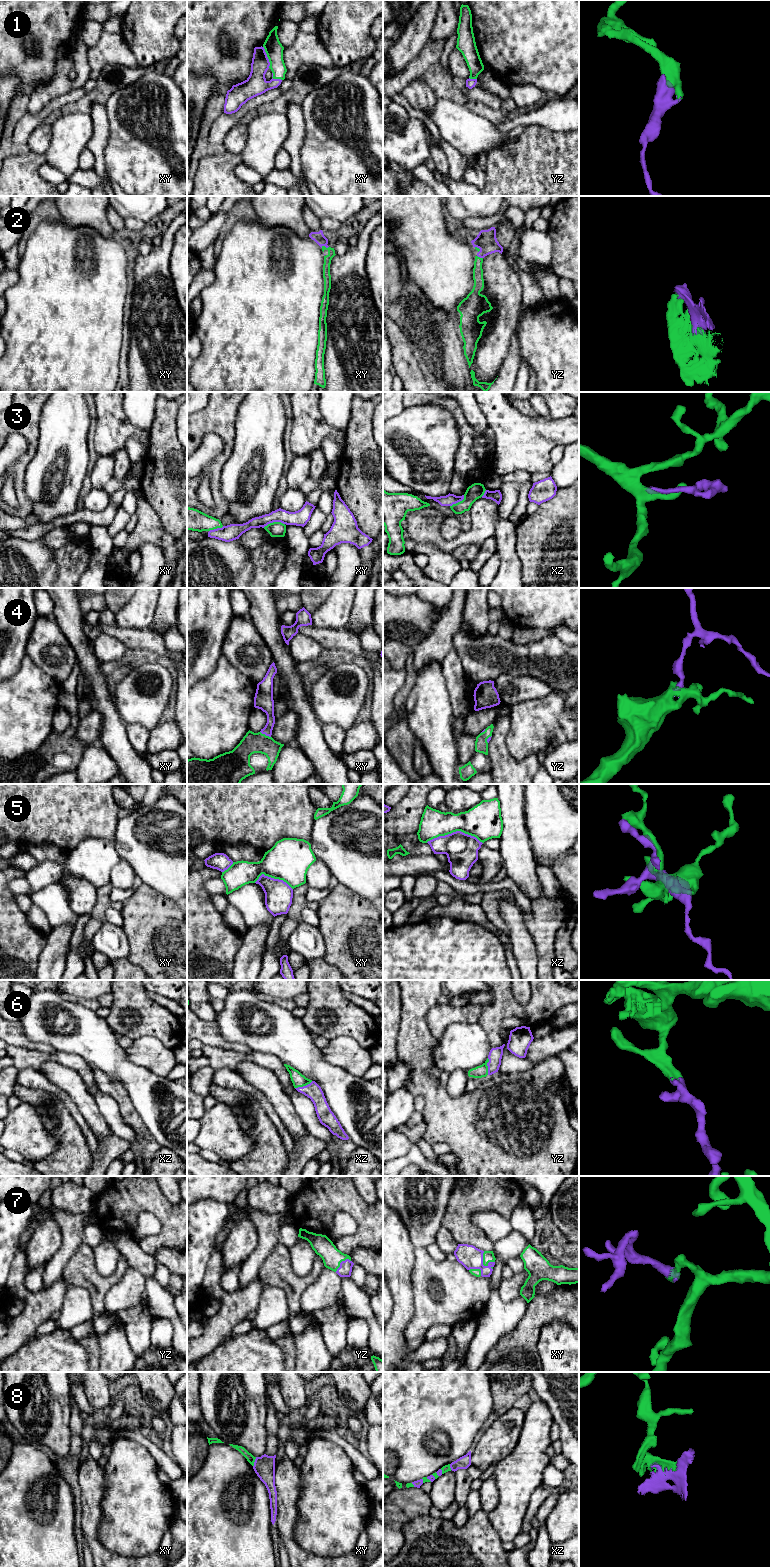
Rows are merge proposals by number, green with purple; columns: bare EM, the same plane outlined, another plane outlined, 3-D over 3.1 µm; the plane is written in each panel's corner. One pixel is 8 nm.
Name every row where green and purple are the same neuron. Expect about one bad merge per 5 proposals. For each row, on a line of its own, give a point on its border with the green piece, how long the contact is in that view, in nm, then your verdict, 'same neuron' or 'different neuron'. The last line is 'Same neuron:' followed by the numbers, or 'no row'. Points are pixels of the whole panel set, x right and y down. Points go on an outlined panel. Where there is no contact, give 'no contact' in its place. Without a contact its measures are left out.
1: xy (267, 56) | 180 nm | same neuron
2: xy (324, 246) | 60 nm | same neuron
3: xy (273, 522) | 180 nm | different neuron
4: xy (264, 734) | 100 nm | same neuron
5: xz (454, 831) | 460 nm | different neuron
6: xz (303, 1085) | 160 nm | same neuron
7: xy (483, 1263) | 130 nm | same neuron
8: xy (254, 1461) | 80 nm | same neuron
Same neuron: 1, 2, 4, 6, 7, 8

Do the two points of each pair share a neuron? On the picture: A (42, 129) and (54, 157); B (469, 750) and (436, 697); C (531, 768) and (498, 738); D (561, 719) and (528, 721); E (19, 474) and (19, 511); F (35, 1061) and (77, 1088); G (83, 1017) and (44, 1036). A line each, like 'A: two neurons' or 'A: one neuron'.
A: two neurons
B: two neurons
C: one neuron
D: one neuron
E: one neuron
F: two neurons
G: one neuron

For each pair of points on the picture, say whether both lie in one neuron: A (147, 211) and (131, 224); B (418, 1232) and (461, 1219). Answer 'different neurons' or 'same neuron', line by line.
A: different neurons
B: different neurons

